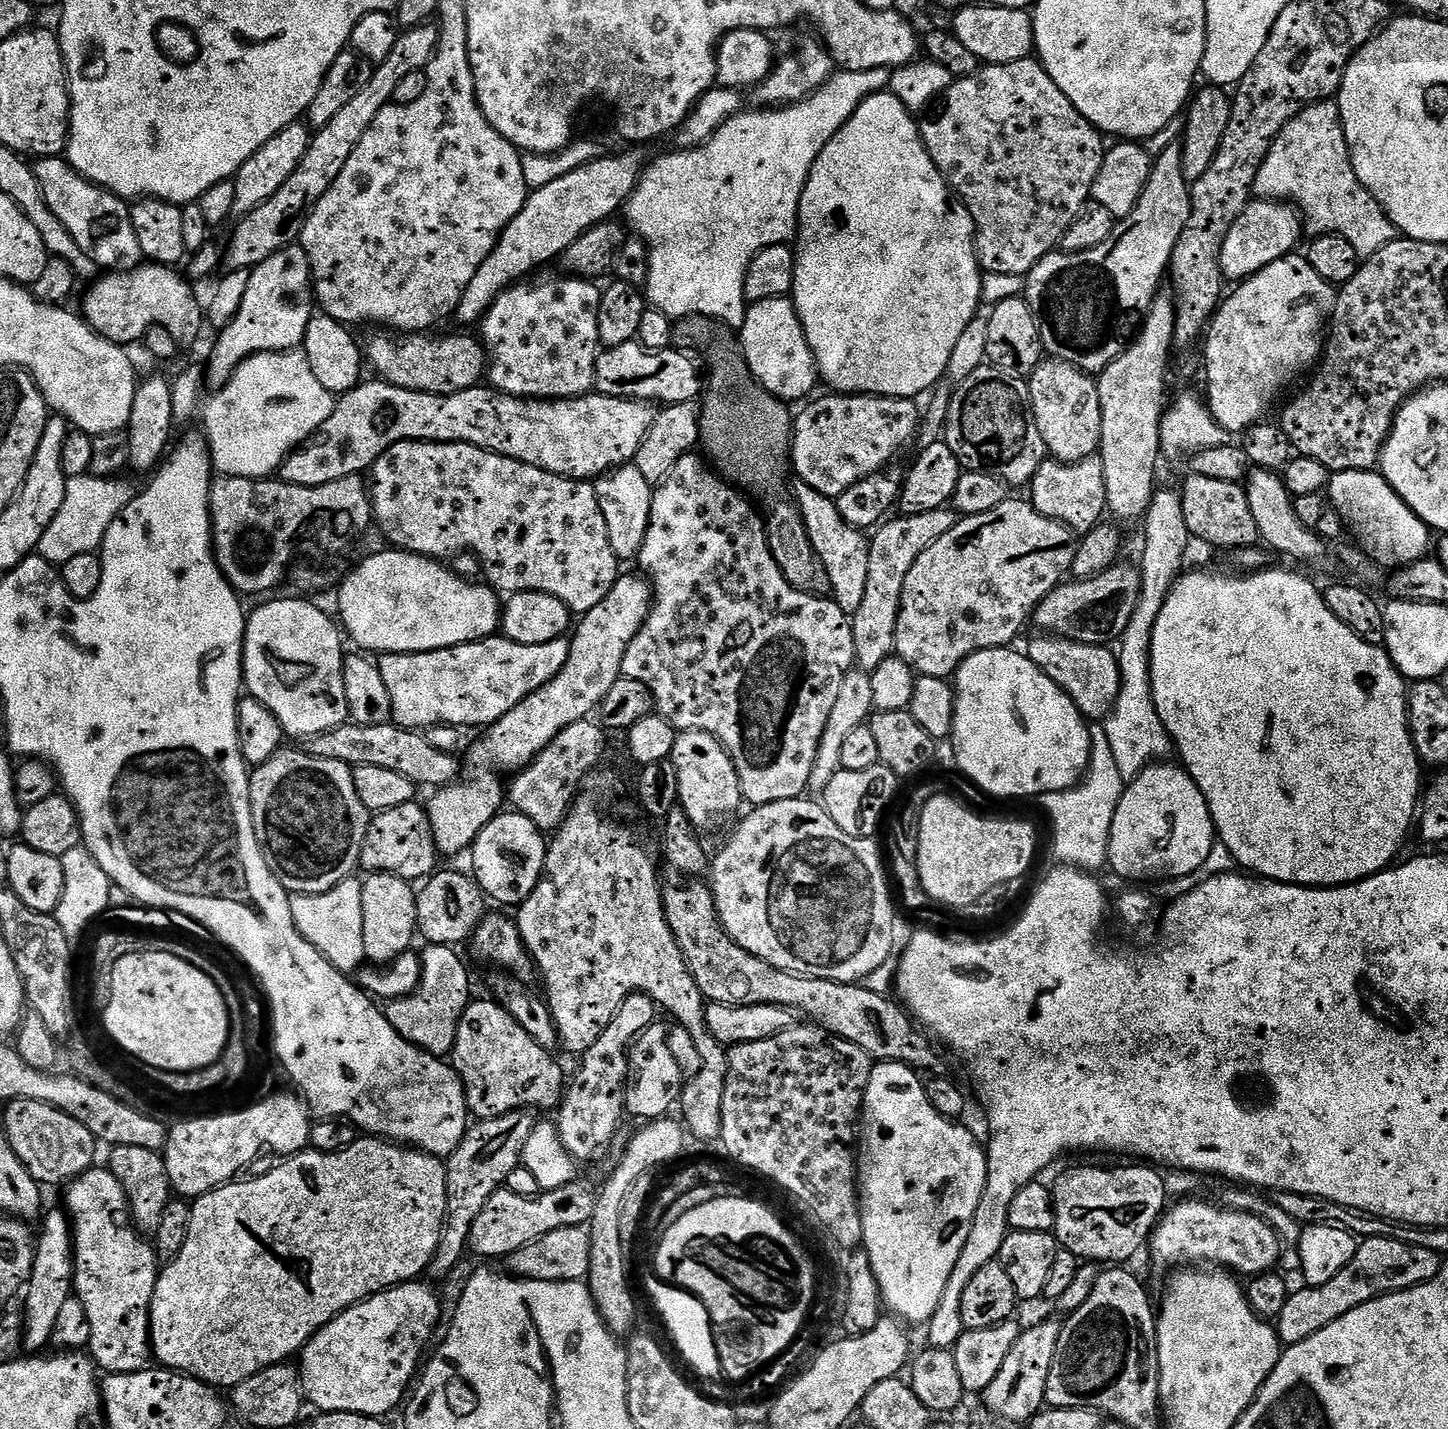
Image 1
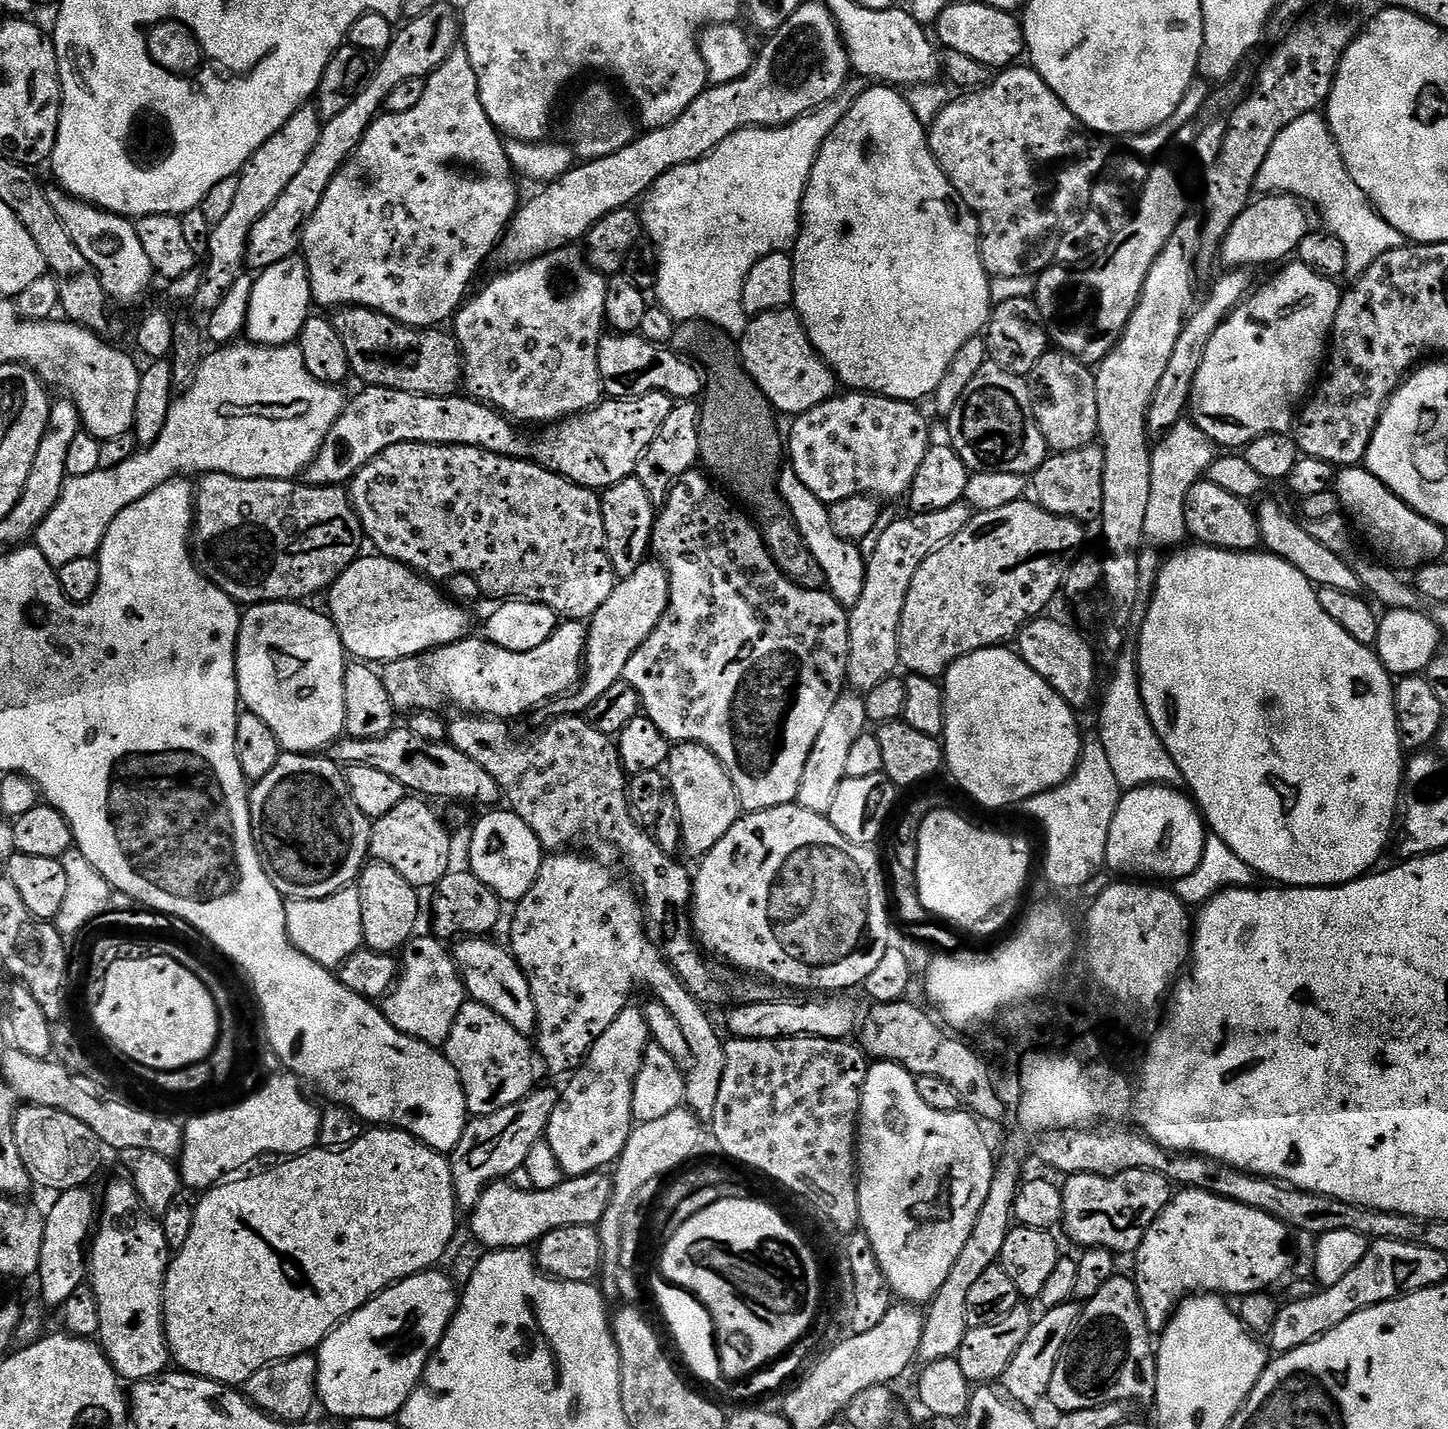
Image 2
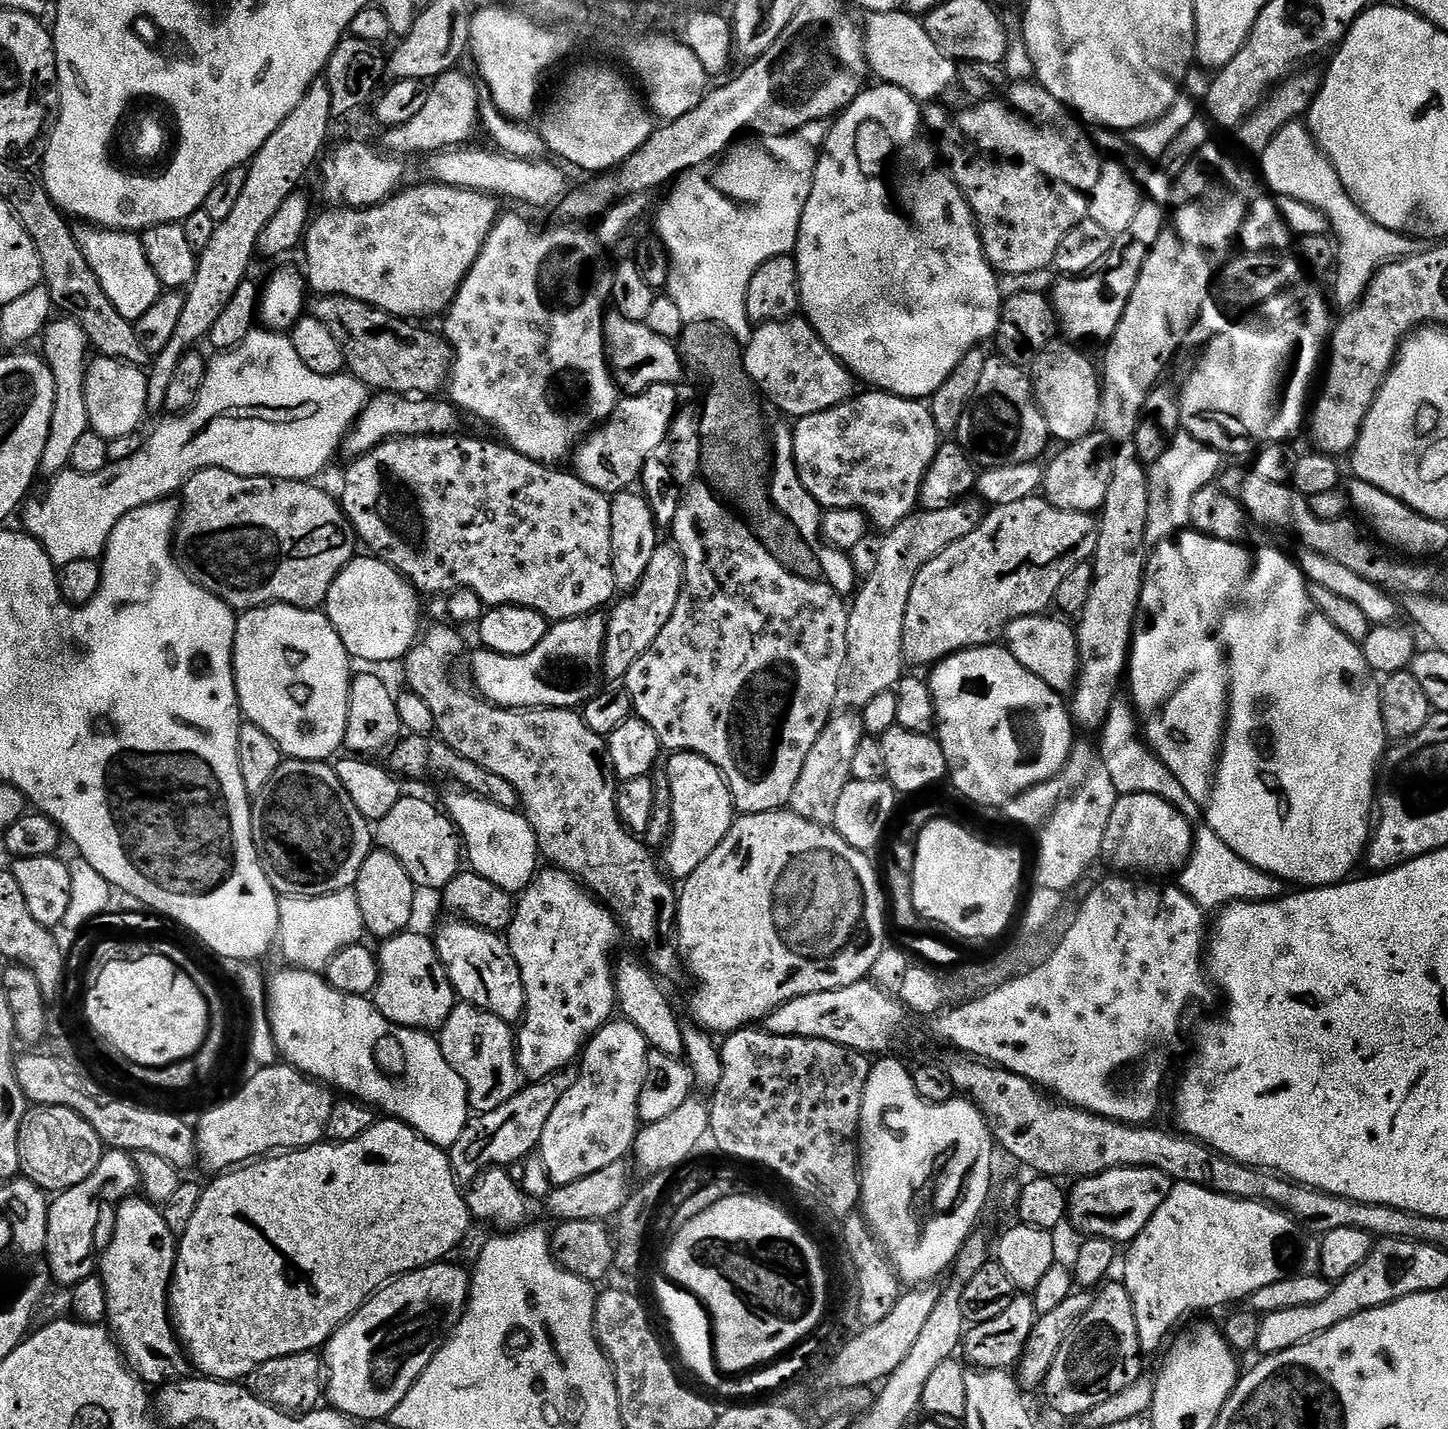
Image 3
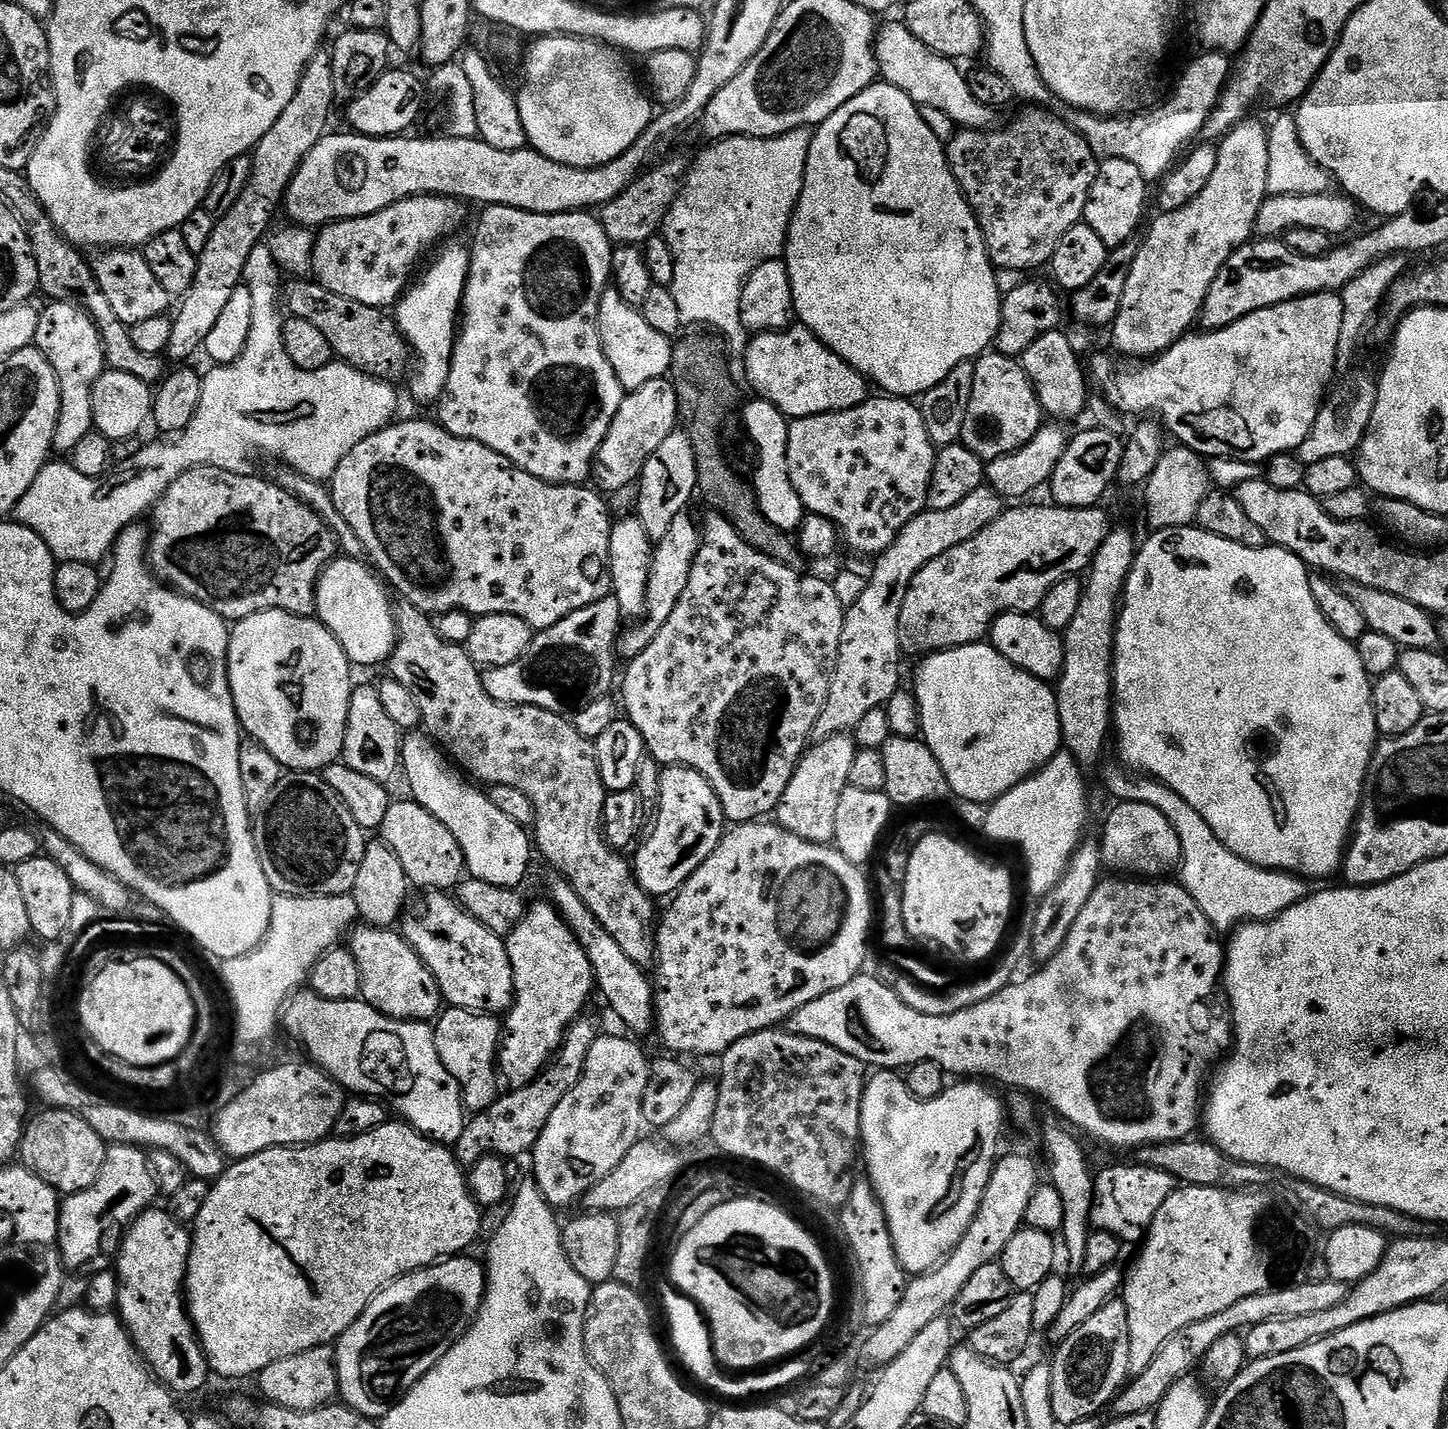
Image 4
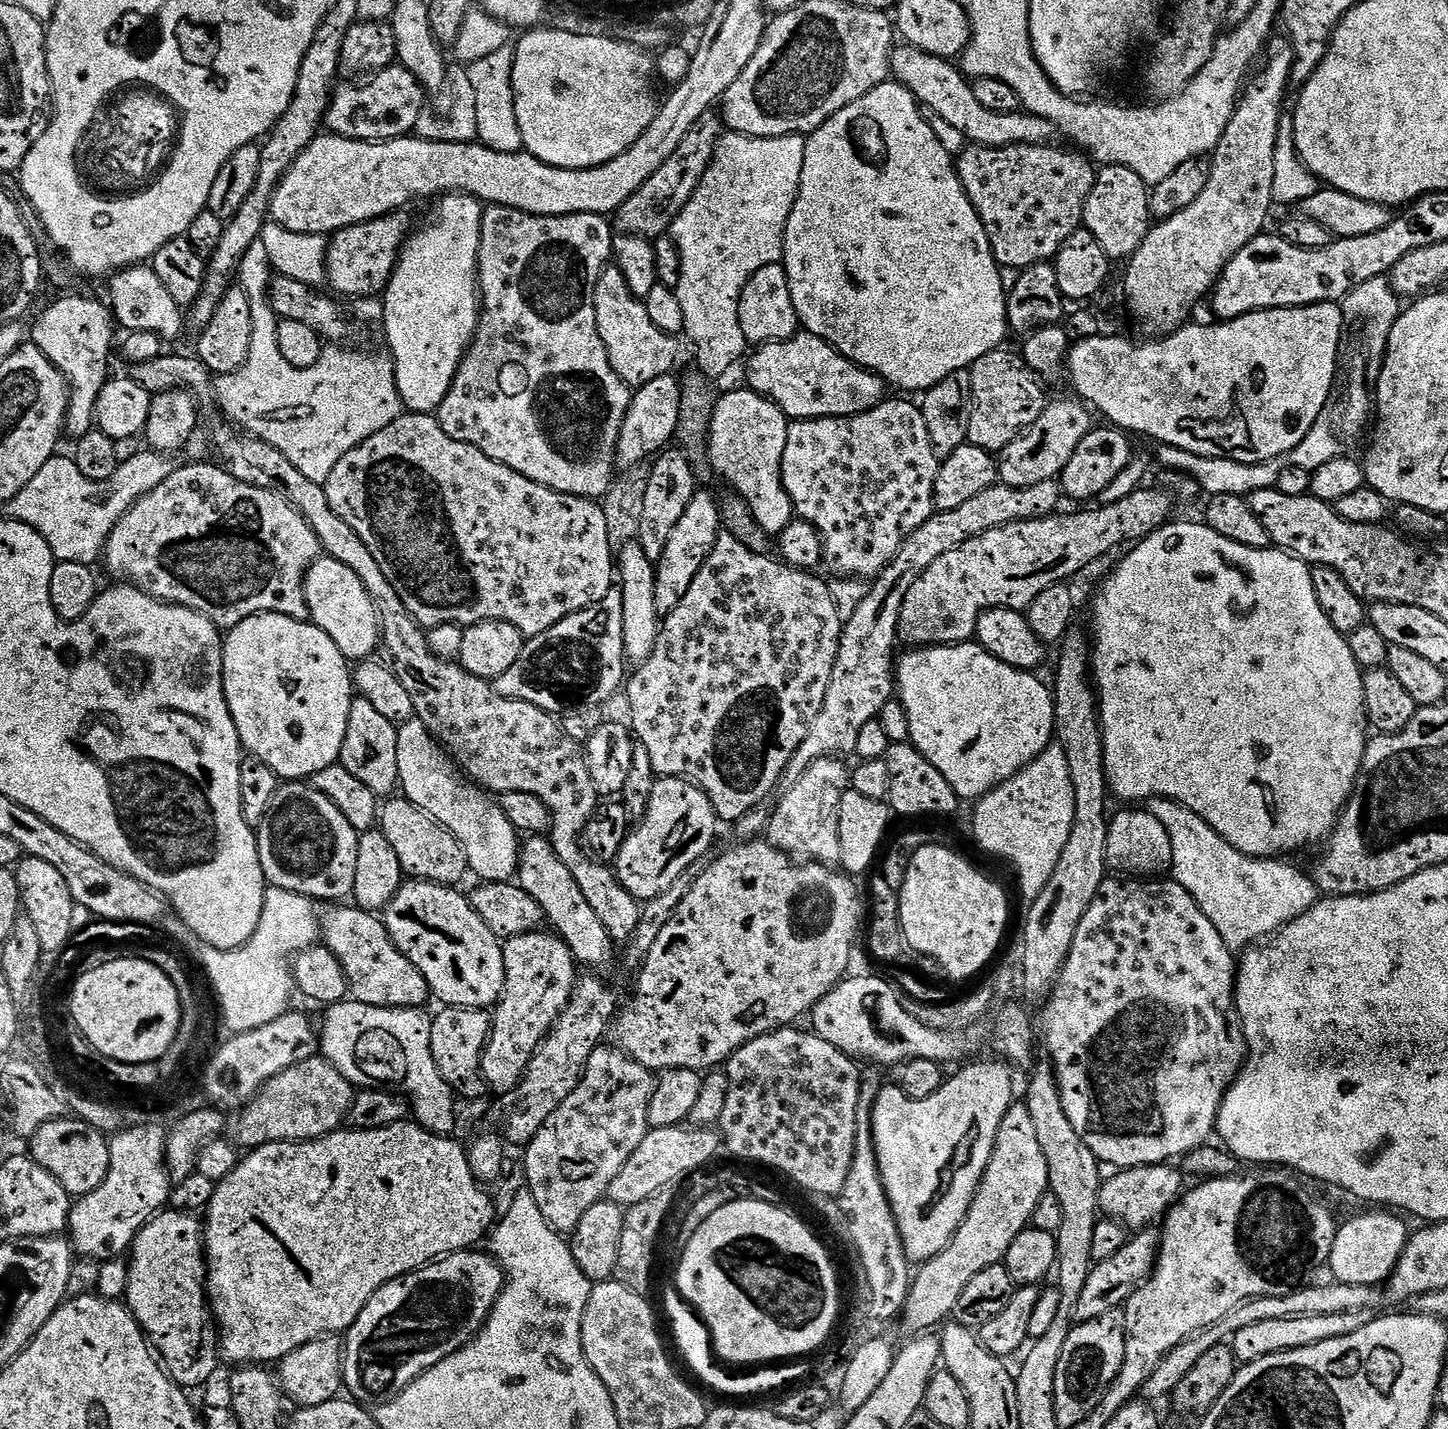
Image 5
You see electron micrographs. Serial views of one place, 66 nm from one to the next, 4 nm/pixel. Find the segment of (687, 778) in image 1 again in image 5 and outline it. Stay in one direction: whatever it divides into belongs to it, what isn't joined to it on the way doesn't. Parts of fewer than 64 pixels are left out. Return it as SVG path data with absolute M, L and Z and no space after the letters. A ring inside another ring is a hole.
M677 776L656 779L644 819L629 831L614 861L616 880L637 901L658 898L678 878L688 876L690 866L700 864L716 840L718 817L710 798L691 780Z

